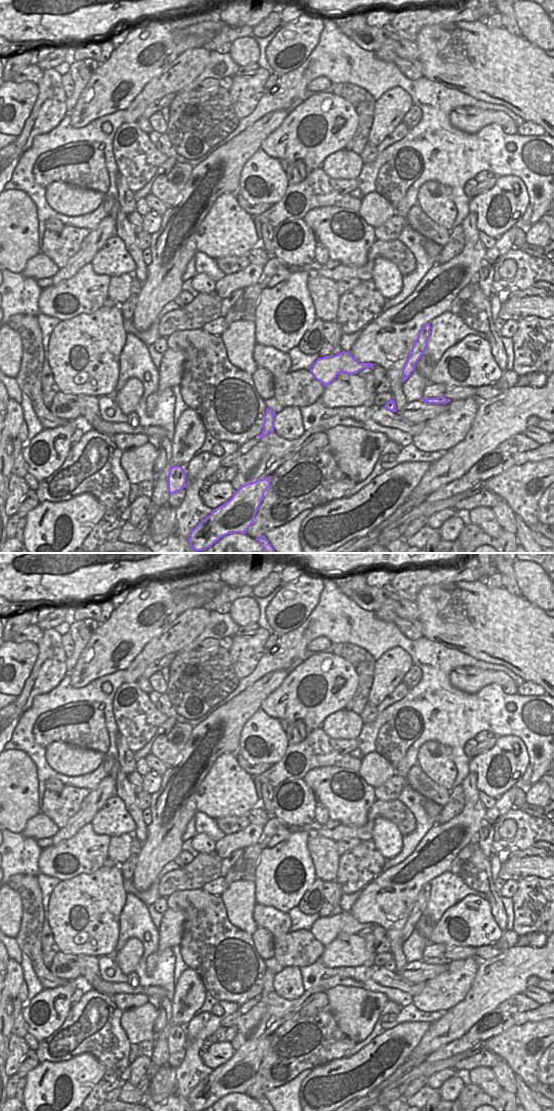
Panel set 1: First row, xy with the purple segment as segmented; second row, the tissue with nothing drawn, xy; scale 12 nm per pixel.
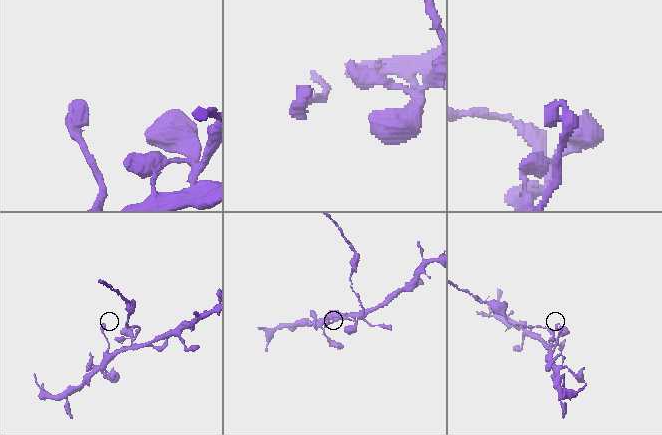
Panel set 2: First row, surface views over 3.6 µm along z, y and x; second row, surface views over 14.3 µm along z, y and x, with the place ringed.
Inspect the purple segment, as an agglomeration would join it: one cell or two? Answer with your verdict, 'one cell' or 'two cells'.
two cells

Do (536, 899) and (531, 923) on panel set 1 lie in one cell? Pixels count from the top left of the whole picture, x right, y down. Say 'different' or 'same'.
same

